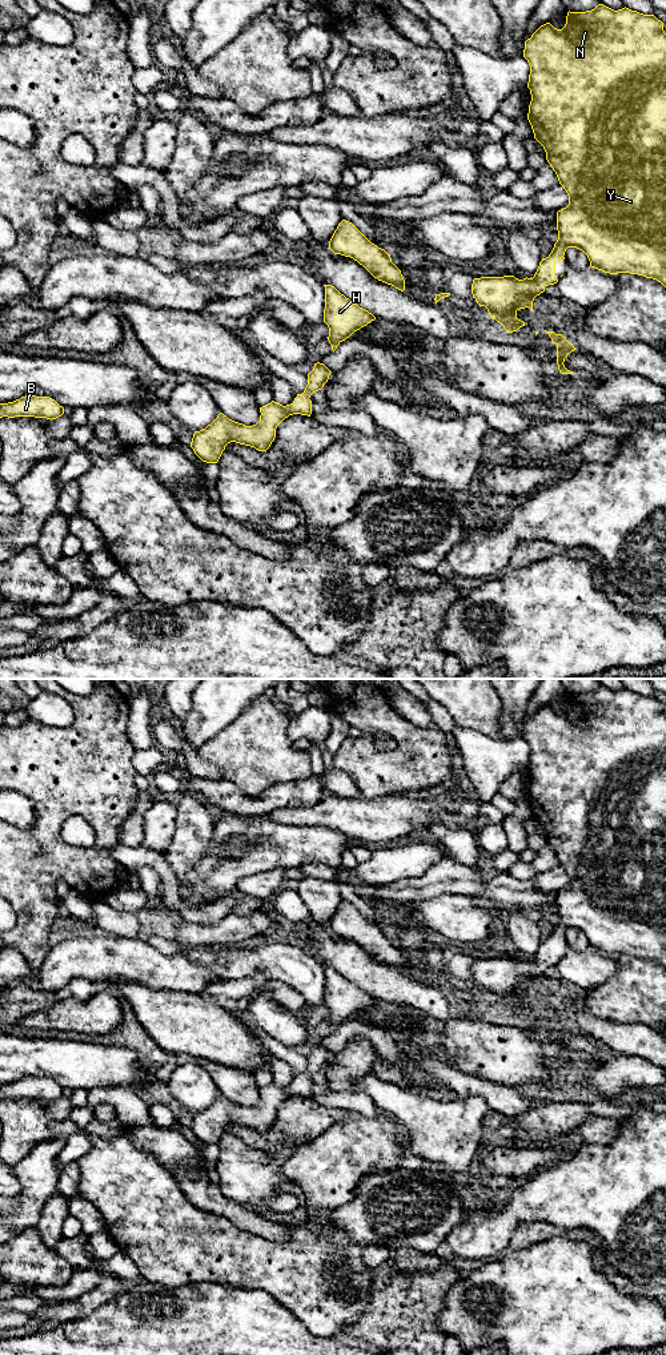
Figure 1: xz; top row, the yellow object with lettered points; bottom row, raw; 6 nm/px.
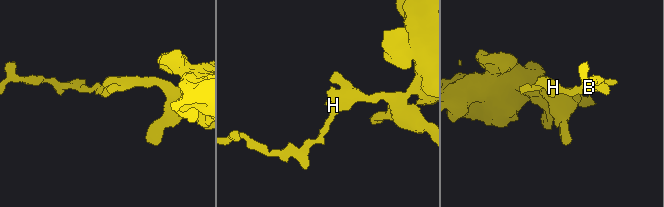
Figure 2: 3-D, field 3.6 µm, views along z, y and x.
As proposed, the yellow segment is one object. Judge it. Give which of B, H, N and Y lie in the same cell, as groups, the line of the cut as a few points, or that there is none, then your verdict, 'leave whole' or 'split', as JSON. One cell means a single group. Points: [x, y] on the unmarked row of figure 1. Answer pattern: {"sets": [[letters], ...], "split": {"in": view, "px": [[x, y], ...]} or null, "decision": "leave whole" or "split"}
{"sets": [["B", "H", "N", "Y"]], "split": null, "decision": "leave whole"}

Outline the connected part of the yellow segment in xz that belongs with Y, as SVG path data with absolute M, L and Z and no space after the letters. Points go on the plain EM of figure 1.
M598 685L594 691L586 693L569 692L562 711L557 711L550 704L546 704L525 723L523 739L530 747L527 769L530 771L531 783L527 801L534 820L543 828L547 844L569 877L569 886L557 893L558 921L551 934L539 944L533 960L518 961L514 957L503 957L473 961L473 980L480 988L485 988L489 997L509 1014L525 1008L525 1004L517 1000L517 993L525 989L533 992L534 980L543 974L546 968L558 964L555 960L555 942L565 941L563 937L567 929L582 932L587 937L591 949L610 956L630 954L643 957L657 961L666 969L666 715L663 704L654 696L643 696L626 688L614 692L603 685Z

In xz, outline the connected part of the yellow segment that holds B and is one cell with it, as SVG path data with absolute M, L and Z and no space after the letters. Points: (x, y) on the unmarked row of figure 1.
M25 1077L8 1085L0 1085L0 1099L35 1098L56 1101L64 1095L64 1089L49 1078Z

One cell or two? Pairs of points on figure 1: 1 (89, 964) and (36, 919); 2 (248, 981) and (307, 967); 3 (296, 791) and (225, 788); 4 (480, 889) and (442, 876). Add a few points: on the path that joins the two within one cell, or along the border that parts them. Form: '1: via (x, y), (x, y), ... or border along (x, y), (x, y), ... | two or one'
1: border along (52, 945), (44, 961), (36, 969), (21, 956) | two
2: border along (271, 977), (263, 972), (253, 972), (237, 978) | two
3: via (279, 796), (265, 803), (243, 803) | one
4: via (470, 881), (452, 877) | one

